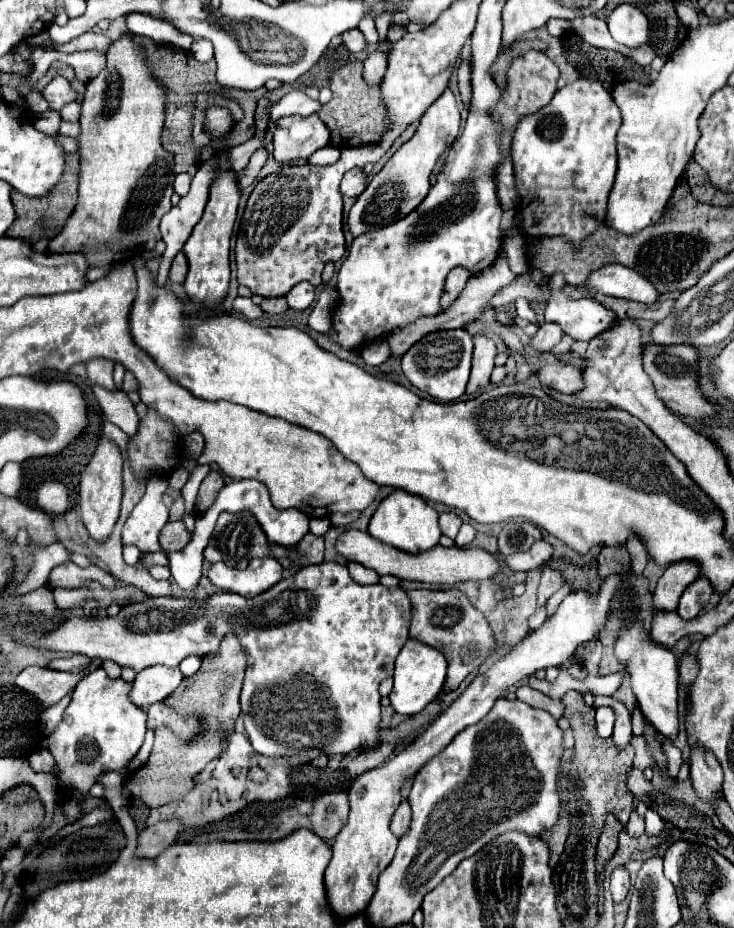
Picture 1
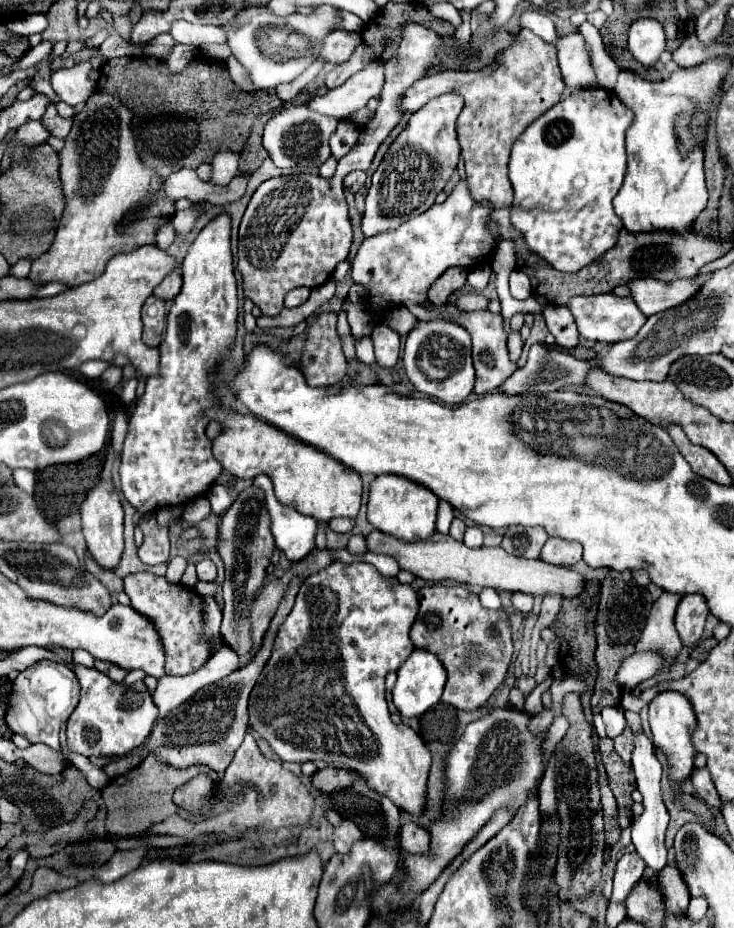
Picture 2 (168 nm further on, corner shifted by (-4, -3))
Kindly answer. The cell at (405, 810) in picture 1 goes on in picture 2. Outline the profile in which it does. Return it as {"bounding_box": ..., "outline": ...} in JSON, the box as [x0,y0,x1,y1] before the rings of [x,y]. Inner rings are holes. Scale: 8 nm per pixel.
{"bounding_box":[400,822,430,854],"outline":[[[406,822],[400,828],[400,846],[410,854],[426,854],[430,846],[428,830],[414,822]]]}

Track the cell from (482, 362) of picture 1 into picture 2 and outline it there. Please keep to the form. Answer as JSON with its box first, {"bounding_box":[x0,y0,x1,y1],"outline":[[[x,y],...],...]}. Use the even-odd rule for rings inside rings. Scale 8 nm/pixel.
{"bounding_box":[438,306,516,396],"outline":[[[442,306],[438,310],[450,314],[454,320],[458,320],[458,324],[462,324],[462,328],[466,328],[472,336],[472,358],[474,358],[474,370],[476,370],[474,392],[476,394],[482,396],[486,392],[496,390],[506,378],[512,376],[512,372],[516,370],[516,364],[512,364],[508,360],[506,334],[502,330],[502,316],[500,314],[492,314],[488,310],[484,310],[484,312],[458,312],[458,308],[452,308],[452,306]]]}

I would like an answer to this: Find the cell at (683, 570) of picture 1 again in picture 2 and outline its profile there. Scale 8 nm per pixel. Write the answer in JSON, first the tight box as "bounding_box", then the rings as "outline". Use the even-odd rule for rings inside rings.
{"bounding_box":[636,592,682,668],"outline":[[[662,592],[662,596],[652,606],[646,626],[642,630],[640,642],[636,644],[638,652],[640,650],[660,650],[668,658],[666,668],[672,664],[674,656],[682,648],[680,636],[676,634],[676,628],[674,628],[674,614],[676,614],[680,600],[682,600],[682,594]]]}

